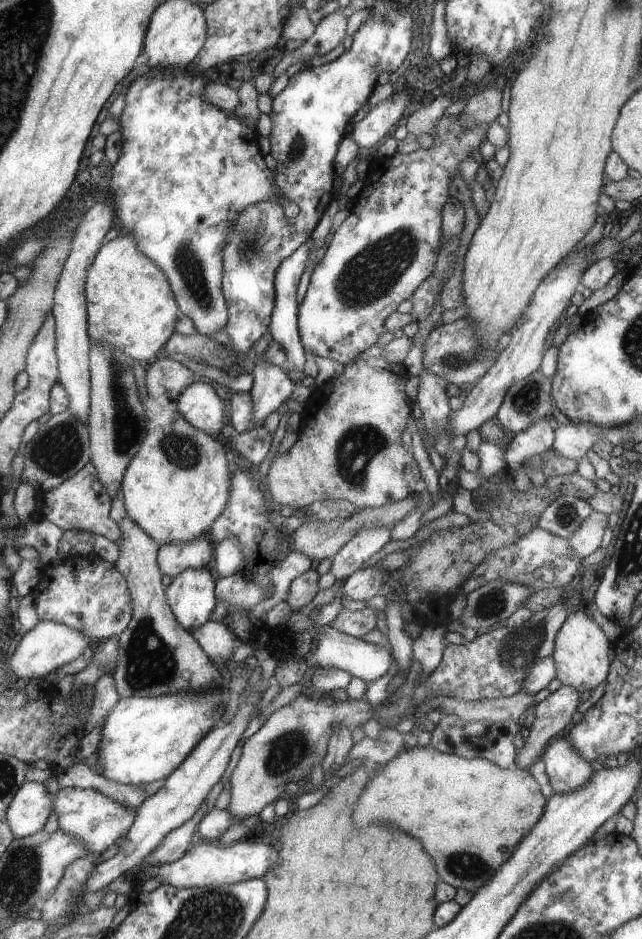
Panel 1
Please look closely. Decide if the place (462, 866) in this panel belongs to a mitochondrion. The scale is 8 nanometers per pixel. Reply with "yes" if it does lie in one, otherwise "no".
yes

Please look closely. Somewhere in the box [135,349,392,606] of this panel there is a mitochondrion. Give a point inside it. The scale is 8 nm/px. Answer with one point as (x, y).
(356, 447)

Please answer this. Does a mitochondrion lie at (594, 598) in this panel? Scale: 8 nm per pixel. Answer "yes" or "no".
no

